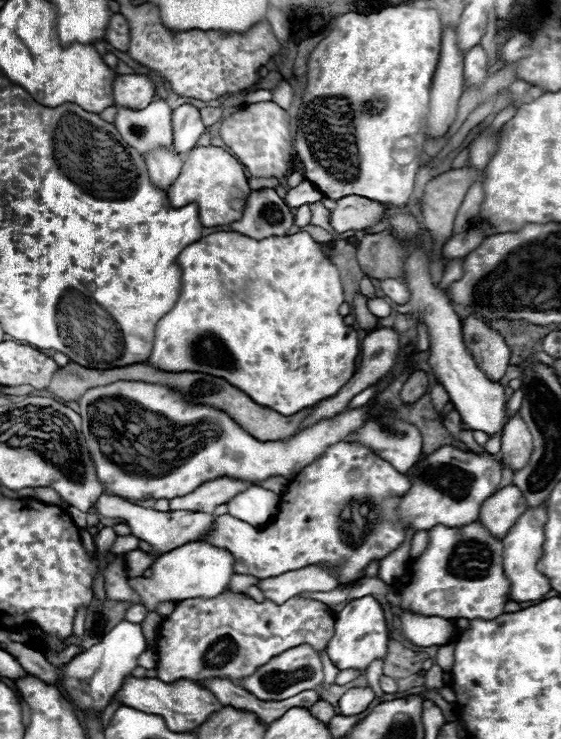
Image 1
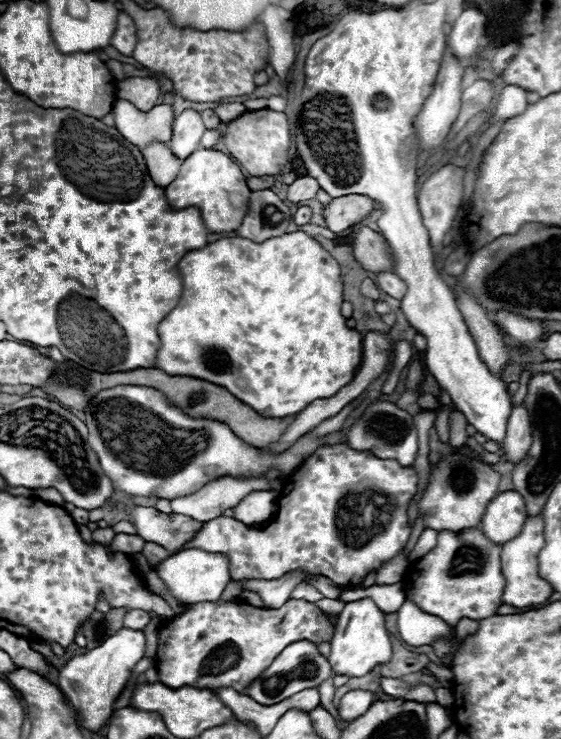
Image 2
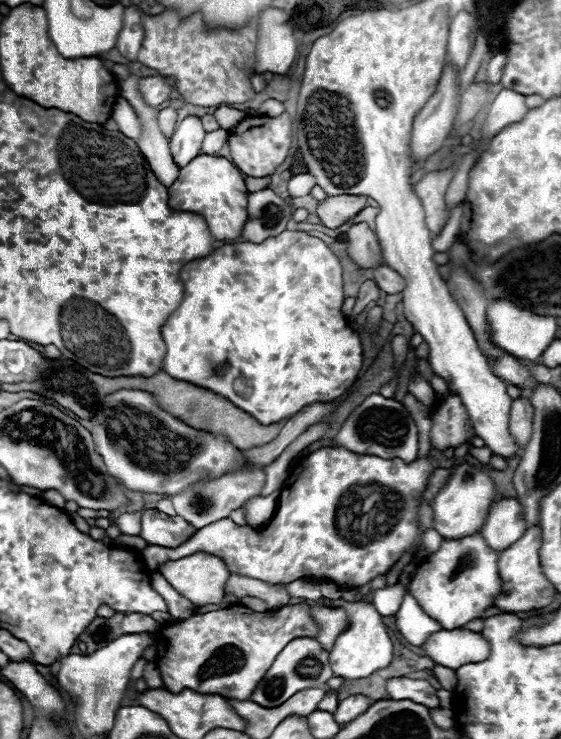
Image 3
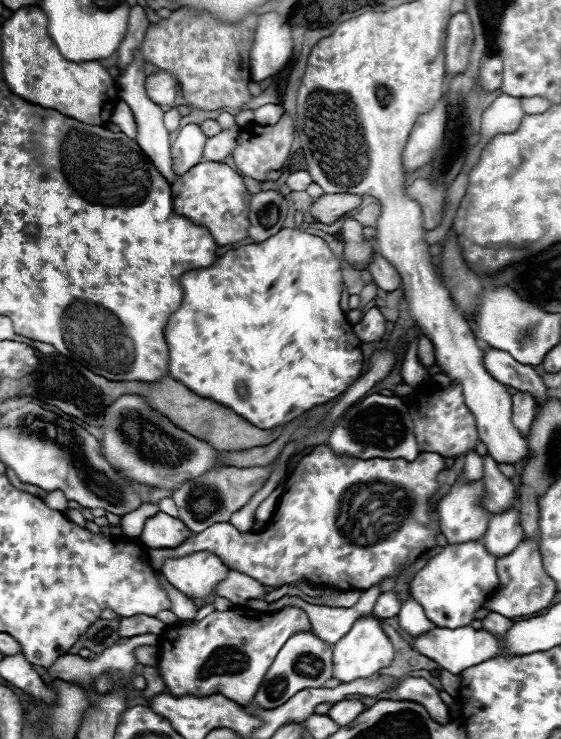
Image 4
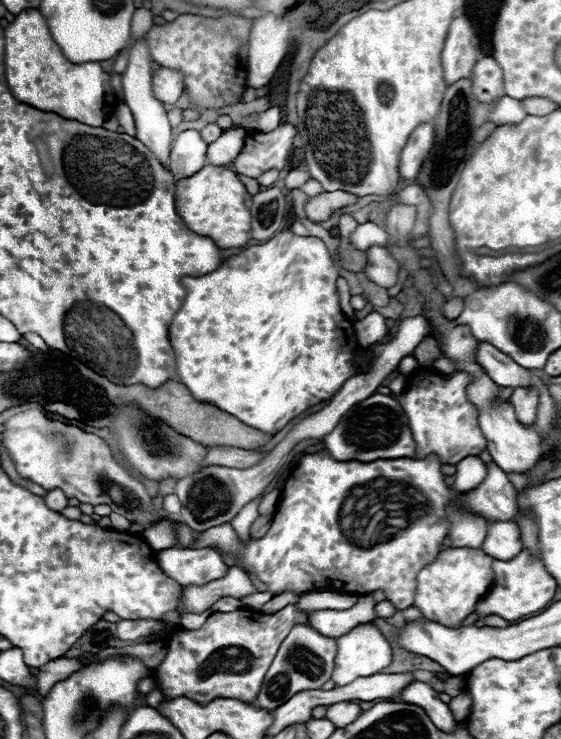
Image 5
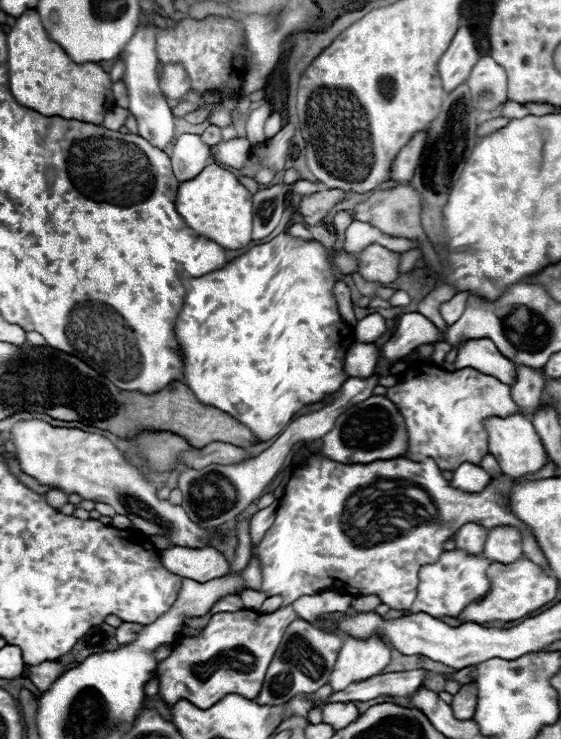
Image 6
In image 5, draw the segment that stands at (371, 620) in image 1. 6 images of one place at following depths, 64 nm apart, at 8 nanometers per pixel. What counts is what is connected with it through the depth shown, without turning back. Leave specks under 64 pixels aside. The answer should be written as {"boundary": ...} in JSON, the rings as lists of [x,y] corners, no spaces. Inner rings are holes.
{"boundary":[[[372,622],[358,624],[346,636],[340,636],[336,640],[336,644],[338,644],[338,650],[336,650],[334,672],[332,672],[332,680],[336,682],[336,686],[344,686],[344,684],[350,684],[356,678],[378,674],[382,668],[392,664],[390,642],[384,638],[384,634]]]}

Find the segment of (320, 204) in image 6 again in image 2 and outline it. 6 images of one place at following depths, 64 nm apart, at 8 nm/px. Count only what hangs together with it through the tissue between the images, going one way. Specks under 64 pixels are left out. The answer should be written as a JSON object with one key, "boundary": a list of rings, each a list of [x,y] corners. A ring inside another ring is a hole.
{"boundary":[[[350,194],[350,196],[334,198],[334,200],[324,208],[326,226],[328,226],[332,232],[342,232],[342,230],[346,230],[346,228],[350,228],[350,226],[360,224],[374,208],[376,208],[376,204],[374,204],[368,196]]]}

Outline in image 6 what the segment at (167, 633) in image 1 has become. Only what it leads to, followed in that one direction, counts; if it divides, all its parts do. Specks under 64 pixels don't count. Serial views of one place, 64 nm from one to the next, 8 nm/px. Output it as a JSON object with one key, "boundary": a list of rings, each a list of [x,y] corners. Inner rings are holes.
{"boundary":[[[284,606],[272,614],[254,610],[218,612],[210,618],[198,636],[180,636],[172,644],[172,652],[156,666],[160,680],[160,698],[166,706],[178,700],[190,700],[198,708],[210,708],[226,694],[240,694],[254,700],[264,682],[264,674],[280,646],[286,628],[298,618],[292,606]]]}

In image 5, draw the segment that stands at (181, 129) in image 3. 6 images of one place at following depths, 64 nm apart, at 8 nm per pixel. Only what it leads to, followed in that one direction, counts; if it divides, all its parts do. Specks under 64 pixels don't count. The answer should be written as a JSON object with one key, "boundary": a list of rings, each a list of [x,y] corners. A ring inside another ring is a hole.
{"boundary":[[[184,130],[176,136],[170,152],[170,170],[176,180],[192,176],[206,164],[206,146],[198,130]]]}

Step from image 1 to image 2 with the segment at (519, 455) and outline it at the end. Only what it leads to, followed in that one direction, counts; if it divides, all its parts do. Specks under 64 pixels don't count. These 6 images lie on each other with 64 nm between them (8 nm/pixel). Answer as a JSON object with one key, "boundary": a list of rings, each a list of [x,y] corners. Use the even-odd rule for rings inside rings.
{"boundary":[[[520,404],[512,408],[512,414],[508,418],[504,448],[502,448],[504,458],[512,464],[520,464],[526,458],[530,446],[532,446],[532,428],[526,408],[524,404]]]}

